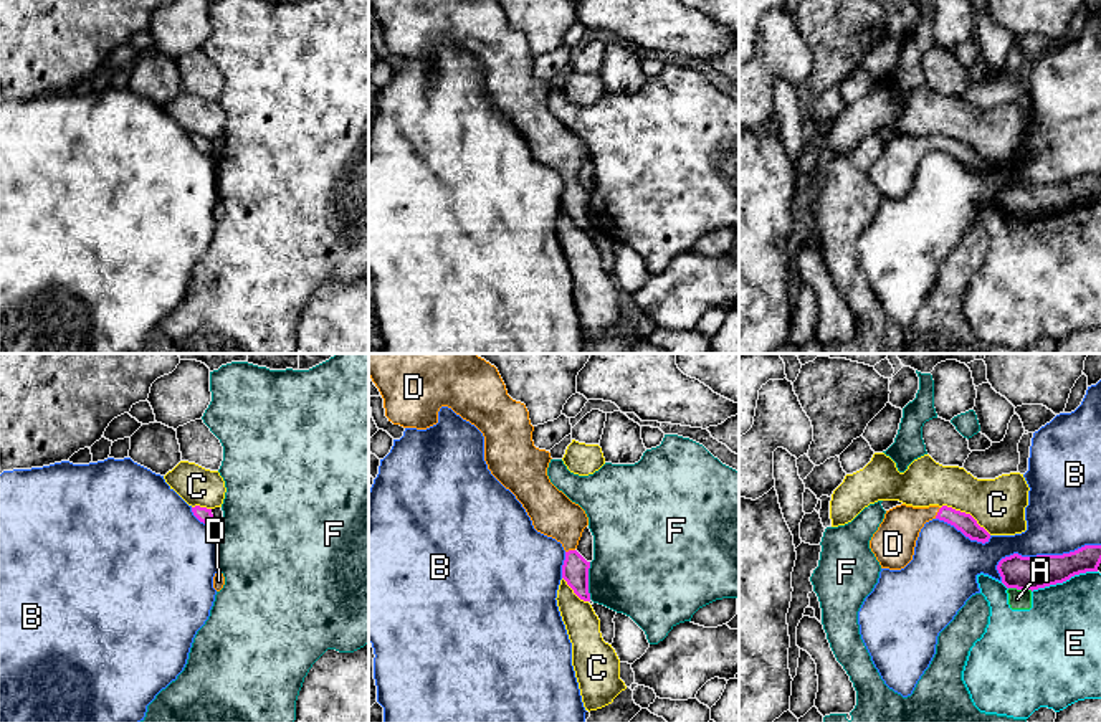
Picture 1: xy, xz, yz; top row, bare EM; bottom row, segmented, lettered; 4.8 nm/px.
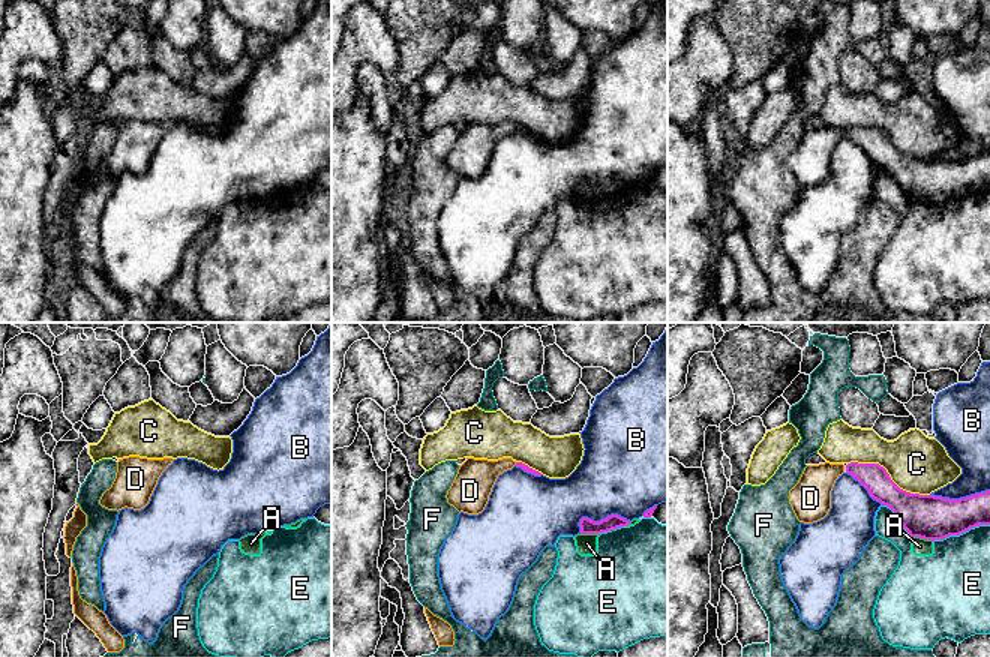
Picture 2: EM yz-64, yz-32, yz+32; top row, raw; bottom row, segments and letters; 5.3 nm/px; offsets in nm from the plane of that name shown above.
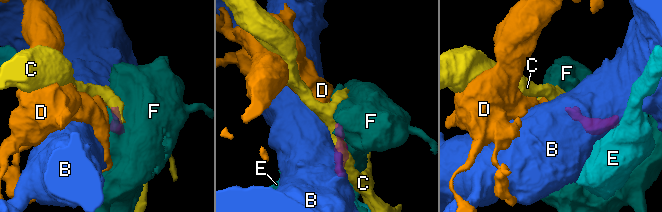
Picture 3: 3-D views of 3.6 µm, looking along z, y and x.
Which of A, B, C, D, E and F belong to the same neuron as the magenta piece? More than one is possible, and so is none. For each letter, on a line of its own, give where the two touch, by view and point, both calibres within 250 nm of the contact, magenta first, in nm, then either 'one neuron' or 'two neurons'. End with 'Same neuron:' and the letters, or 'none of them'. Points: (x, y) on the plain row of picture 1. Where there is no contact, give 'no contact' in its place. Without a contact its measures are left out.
A: contact yz (1020, 218); calibres 160 and 100 nm; two neurons
B: contact yz (1045, 185); calibres 160 and 360 nm; two neurons
C: contact yz (964, 142); calibres 90 and 260 nm; two neurons
D: contact yz (938, 142); calibres 90 and 200 nm; one neuron
E: contact yz (1063, 210); calibres 160 and 380 nm; two neurons
F: contact xz (587, 210); calibres 130 and 440 nm; two neurons
Same neuron: D

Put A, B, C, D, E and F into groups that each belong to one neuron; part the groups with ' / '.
A E / B / C / D / F

